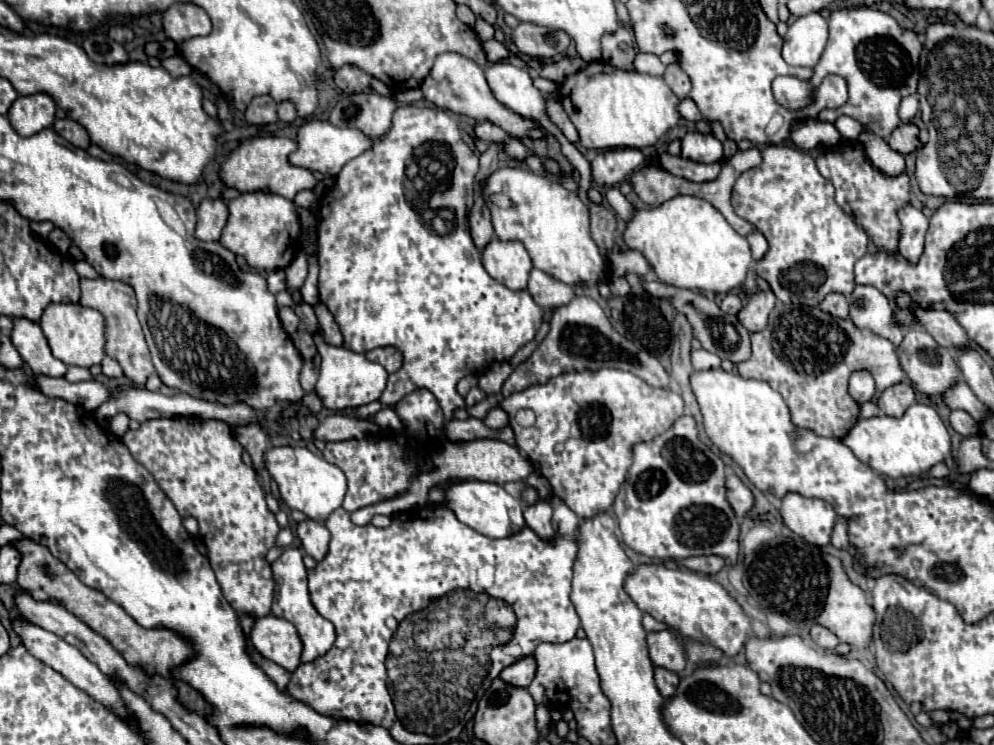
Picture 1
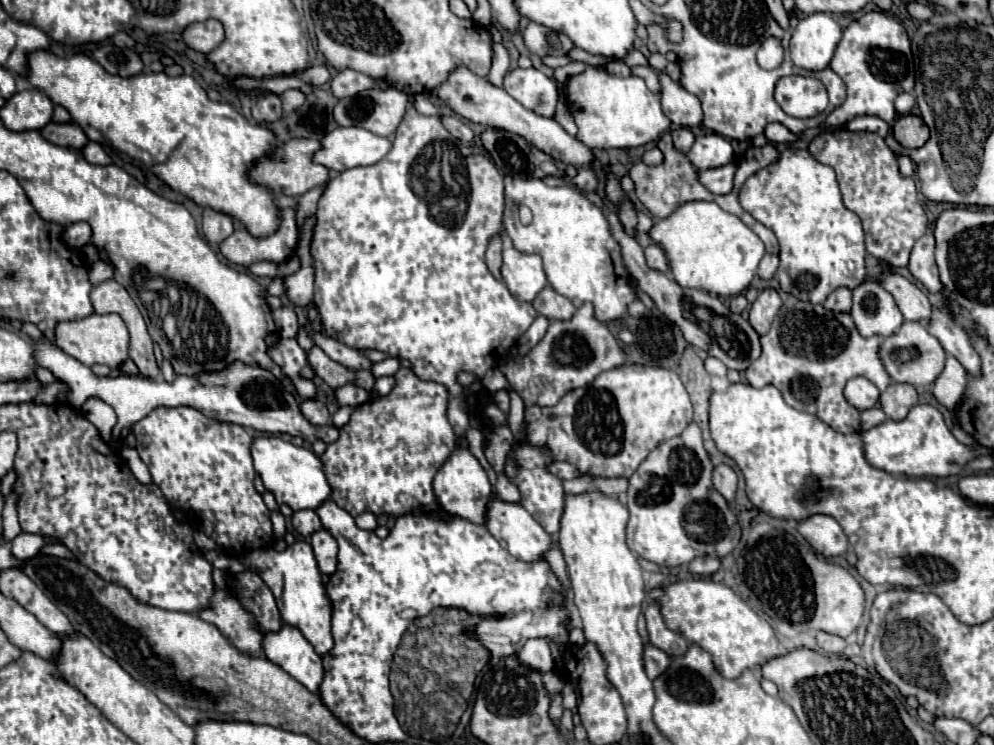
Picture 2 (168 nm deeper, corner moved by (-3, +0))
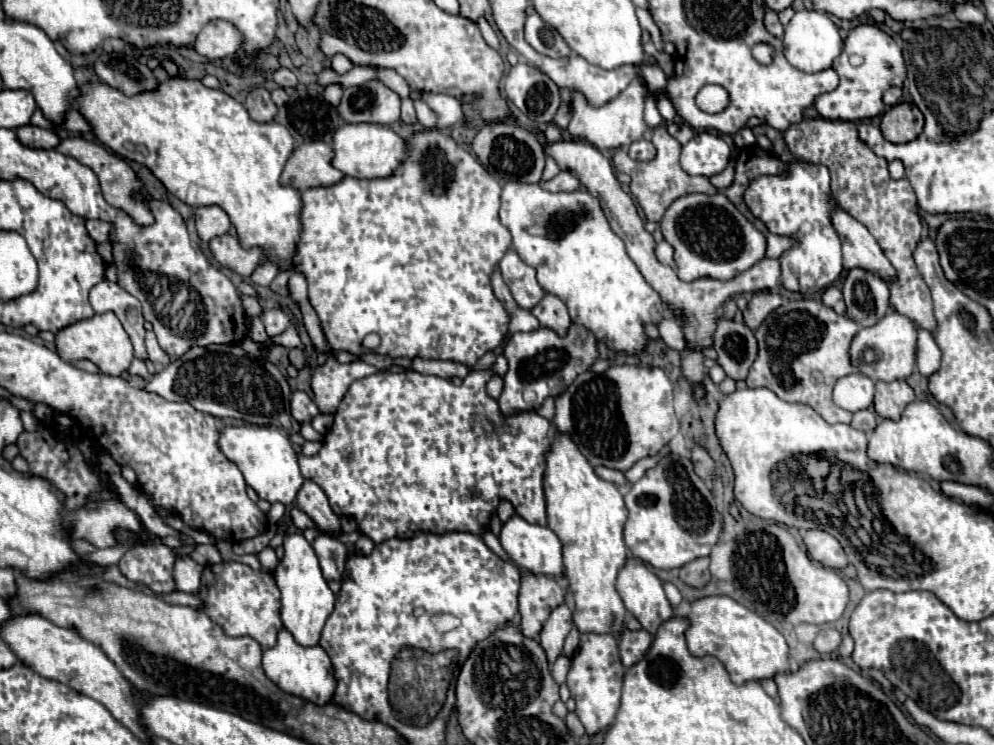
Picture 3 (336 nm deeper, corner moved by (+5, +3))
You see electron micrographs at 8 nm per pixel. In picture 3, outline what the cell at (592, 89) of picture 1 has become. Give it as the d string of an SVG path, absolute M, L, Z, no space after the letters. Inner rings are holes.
M634 78L626 90L622 90L614 100L606 102L604 106L592 106L588 100L578 92L572 90L572 120L568 124L568 132L574 138L582 138L596 148L622 148L628 146L636 140L640 140L648 132L648 124L644 122L644 96L646 96L646 86Z

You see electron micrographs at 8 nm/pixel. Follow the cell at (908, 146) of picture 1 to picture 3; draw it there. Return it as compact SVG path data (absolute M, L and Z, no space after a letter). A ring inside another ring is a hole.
M896 104L892 106L880 122L880 130L886 140L902 144L902 142L912 142L924 126L924 116L914 104Z

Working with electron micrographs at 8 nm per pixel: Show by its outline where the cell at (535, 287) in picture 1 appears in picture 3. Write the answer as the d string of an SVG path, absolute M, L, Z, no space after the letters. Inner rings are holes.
M544 294L544 298L530 310L540 326L546 326L546 328L554 328L554 332L558 334L566 334L566 328L570 326L570 316L568 316L568 308L566 304L554 296L554 294Z

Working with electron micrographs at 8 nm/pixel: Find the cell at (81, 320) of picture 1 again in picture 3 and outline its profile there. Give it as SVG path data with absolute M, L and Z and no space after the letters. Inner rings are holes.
M114 312L94 314L92 318L78 320L78 322L70 324L70 326L58 330L56 332L56 352L66 362L90 360L100 368L100 372L104 372L108 376L124 374L126 368L130 366L132 358L134 358L130 338L126 336L120 320L114 316Z

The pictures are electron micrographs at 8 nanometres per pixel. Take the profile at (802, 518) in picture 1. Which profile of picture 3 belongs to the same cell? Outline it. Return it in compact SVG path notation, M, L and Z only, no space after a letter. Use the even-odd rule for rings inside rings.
M808 530L804 534L804 544L808 548L808 556L828 568L842 570L848 564L840 542L824 530Z

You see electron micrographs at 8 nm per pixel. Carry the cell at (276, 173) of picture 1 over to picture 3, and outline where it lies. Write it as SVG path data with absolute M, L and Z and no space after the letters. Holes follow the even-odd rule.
M308 142L296 146L280 176L280 184L300 192L316 186L336 184L344 174L330 164L332 156L334 152L326 142Z

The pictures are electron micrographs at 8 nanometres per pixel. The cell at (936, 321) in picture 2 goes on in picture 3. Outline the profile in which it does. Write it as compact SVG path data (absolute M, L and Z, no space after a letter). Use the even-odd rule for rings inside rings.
M812 118L804 120L802 124L794 124L784 132L784 140L790 152L796 158L804 158L814 164L824 164L832 176L832 194L836 204L846 210L852 218L868 228L868 232L876 238L886 258L894 264L898 272L898 284L890 286L890 304L896 312L910 316L920 328L928 330L930 334L936 332L938 324L932 310L930 290L924 284L914 260L912 250L914 244L922 236L922 220L916 214L916 194L906 178L894 180L888 174L888 162L876 156L858 136L856 122L842 122L842 120L824 120Z

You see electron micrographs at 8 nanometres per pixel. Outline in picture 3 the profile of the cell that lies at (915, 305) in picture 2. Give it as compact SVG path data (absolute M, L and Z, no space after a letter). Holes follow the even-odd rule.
M836 208L836 212L832 214L832 224L842 238L844 266L848 270L862 268L880 276L884 282L896 280L894 266L890 264L890 260L884 256L878 242L870 236L870 232L862 224L858 224L842 208Z

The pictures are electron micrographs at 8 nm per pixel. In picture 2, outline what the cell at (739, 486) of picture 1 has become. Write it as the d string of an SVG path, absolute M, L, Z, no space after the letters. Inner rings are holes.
M716 465L716 467L714 467L712 483L714 483L714 487L722 493L722 497L724 497L726 501L730 501L730 503L734 501L738 477L736 477L736 473L734 473L728 465Z

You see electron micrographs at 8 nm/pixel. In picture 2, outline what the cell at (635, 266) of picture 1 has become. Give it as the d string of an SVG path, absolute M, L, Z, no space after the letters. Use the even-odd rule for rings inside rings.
M650 245L650 247L644 249L644 253L646 253L648 267L652 267L656 271L662 271L664 275L672 275L668 259L666 259L666 253L664 253L664 249L660 245Z

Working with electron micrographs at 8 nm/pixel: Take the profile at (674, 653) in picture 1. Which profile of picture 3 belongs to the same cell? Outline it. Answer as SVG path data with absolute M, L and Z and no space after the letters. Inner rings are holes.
M628 560L628 564L618 574L616 588L626 610L652 636L656 636L662 622L674 616L662 582L642 562Z

